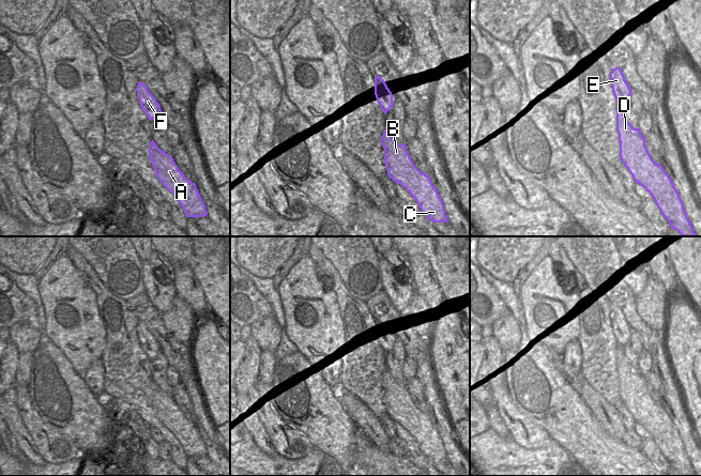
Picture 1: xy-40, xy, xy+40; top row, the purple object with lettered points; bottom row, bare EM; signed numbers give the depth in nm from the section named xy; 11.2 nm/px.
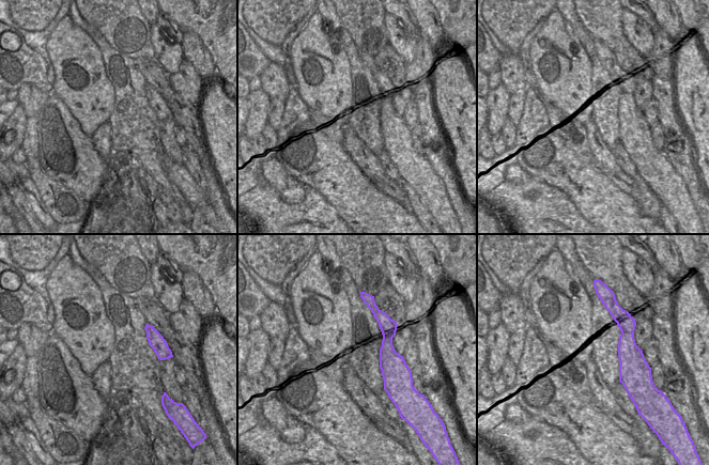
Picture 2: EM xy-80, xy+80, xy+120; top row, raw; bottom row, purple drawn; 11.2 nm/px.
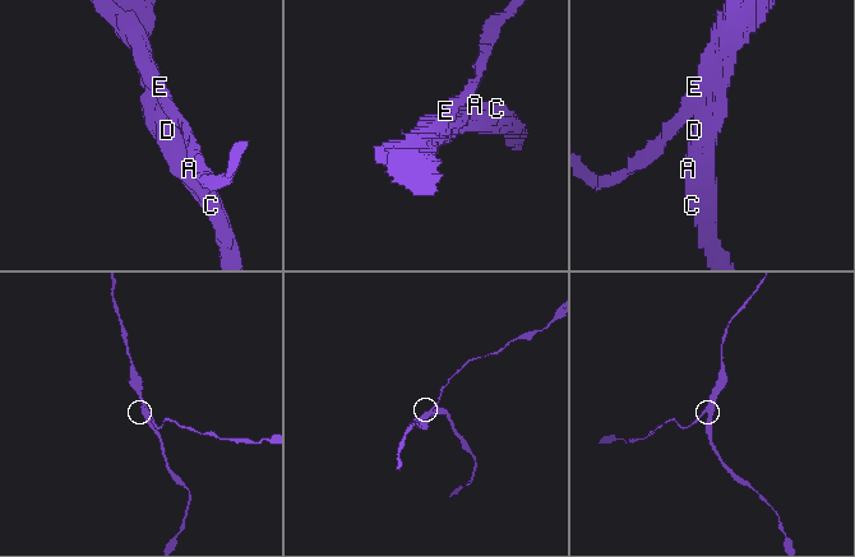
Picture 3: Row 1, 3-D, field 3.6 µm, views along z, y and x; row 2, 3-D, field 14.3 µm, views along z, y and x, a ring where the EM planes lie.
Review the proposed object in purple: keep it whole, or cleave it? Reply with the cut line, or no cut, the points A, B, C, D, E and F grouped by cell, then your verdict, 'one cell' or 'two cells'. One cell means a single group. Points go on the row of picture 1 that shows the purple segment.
cut in xy+40 along (621, 88), (622, 107); A B C D E / F; two cells

